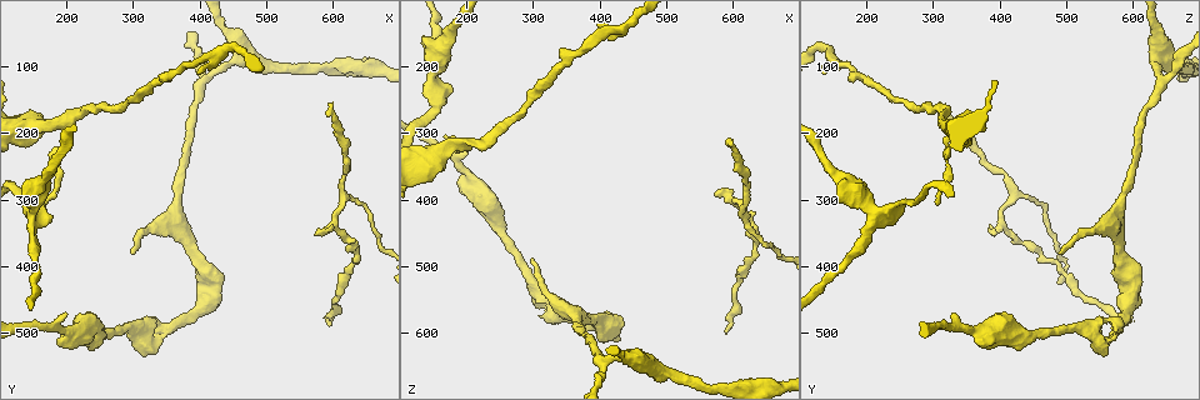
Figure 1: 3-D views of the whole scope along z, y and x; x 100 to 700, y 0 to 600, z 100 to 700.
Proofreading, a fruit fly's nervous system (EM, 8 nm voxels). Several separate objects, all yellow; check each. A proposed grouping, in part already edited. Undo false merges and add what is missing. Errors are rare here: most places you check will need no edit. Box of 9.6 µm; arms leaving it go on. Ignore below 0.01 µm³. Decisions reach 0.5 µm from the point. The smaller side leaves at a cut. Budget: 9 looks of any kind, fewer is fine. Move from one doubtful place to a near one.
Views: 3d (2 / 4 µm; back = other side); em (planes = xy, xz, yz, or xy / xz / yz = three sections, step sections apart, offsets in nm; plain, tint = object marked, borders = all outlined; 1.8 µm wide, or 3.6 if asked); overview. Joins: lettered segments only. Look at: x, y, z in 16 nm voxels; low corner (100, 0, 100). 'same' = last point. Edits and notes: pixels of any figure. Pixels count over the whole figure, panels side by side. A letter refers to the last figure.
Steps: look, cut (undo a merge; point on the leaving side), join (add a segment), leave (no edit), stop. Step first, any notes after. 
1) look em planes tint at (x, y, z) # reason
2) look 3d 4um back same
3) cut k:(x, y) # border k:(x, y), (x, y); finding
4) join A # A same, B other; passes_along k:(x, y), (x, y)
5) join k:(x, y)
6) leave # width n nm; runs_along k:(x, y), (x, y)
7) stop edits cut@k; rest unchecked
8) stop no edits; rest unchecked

look em 3.6um planes plain at (230, 505, 415) # sudden change in width

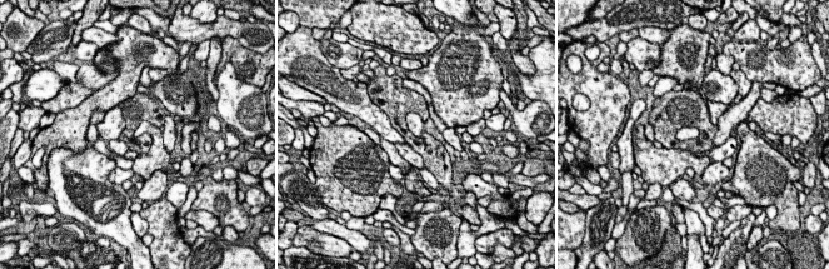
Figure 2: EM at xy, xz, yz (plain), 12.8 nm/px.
look em 3.6um planes borders same # see the neighbours

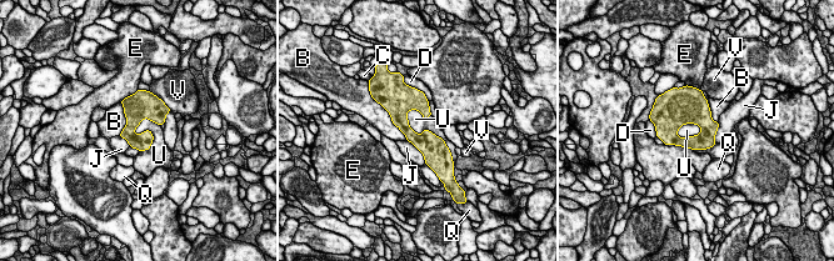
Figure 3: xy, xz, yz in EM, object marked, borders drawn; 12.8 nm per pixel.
leave # longest_contact U 650 nm; B other, C other, D other, E other, J other, Q other, U other, V other; border 3:(406, 111), (416, 132), (444, 141); continuous, no second neuron

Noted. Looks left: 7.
look 3d 4um at (325, 470, 580) # an open end

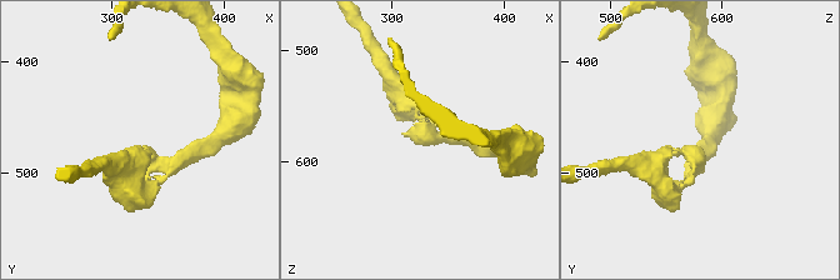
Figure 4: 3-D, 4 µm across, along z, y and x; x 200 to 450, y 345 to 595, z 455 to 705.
look em yz step 8 borders at (326, 478, 574)

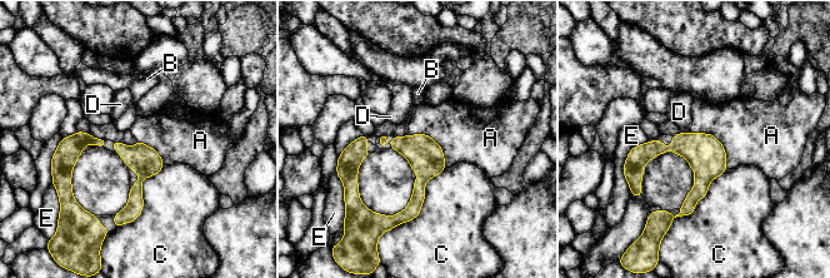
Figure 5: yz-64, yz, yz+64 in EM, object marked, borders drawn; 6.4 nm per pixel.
look em xy step 4 borders same

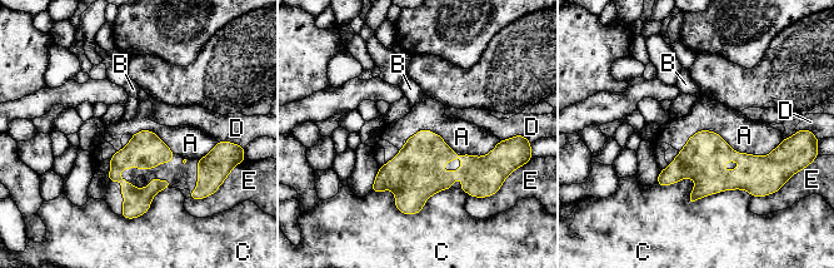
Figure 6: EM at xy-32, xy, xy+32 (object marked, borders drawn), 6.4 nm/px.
leave # A other, B other, C other, D other, E other; runs_along 6:(769, 160), (748, 177), (660, 180); none of them fits

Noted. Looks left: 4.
look 3d 2um at (605, 345, 405) # abrupt turn

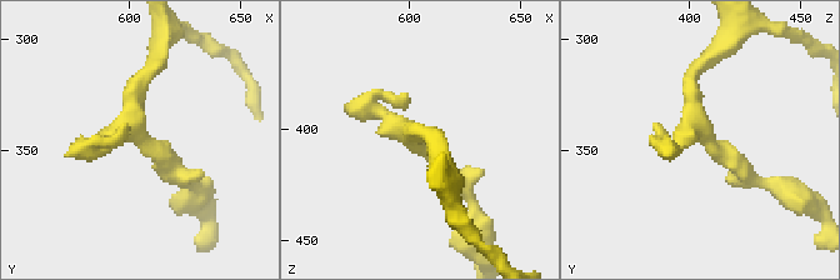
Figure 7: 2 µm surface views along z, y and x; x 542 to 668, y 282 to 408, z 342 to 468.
look em planes borders at (601, 339, 403)

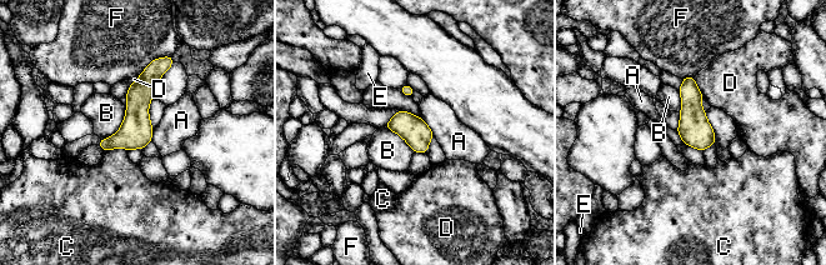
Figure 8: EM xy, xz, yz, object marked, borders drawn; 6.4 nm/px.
leave # longest_contact B 280 nm; A other, B other, C other, D other, E other, F other; runs_along 8:(161, 63), (136, 120), (105, 146); all the same neuron

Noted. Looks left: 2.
stop no edits; rest unchecked

